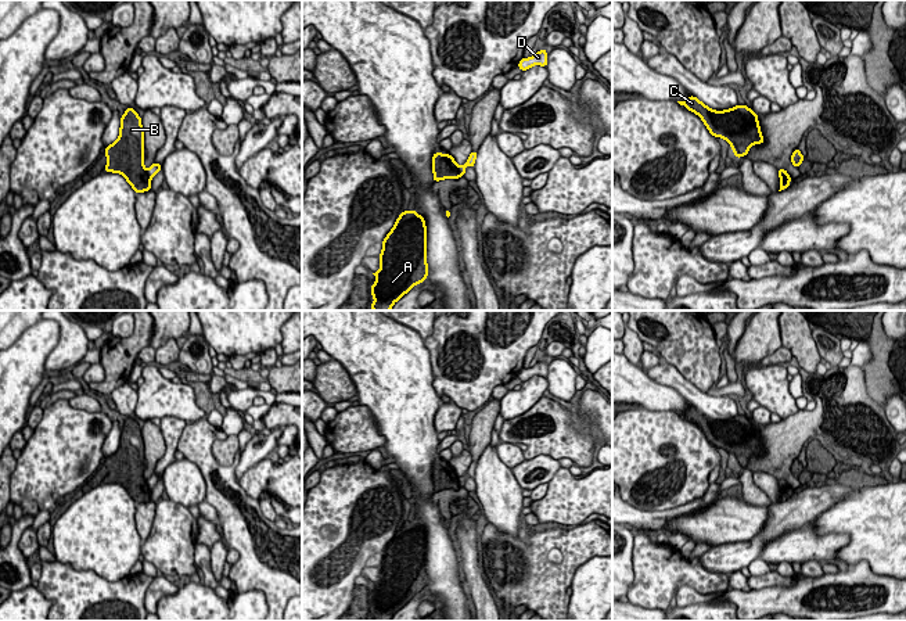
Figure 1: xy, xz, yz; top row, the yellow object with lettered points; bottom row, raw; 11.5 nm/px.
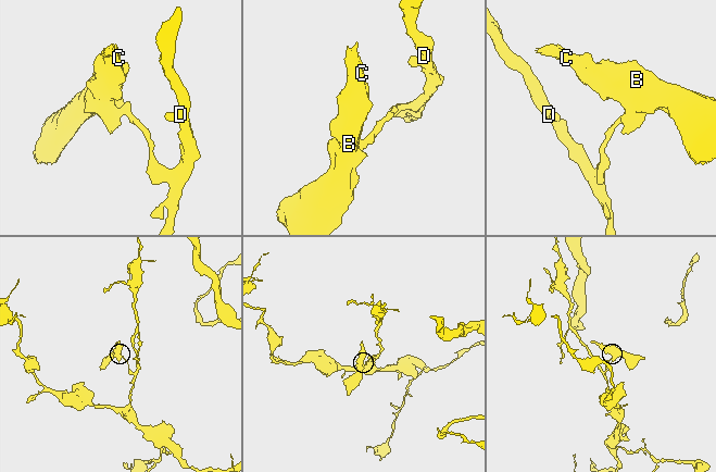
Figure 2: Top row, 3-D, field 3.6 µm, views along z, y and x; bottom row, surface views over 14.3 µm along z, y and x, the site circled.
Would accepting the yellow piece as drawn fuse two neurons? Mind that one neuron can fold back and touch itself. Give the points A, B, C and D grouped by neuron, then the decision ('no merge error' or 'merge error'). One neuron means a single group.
groups A B C / D; merge error

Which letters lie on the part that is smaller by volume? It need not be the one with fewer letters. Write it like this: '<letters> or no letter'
A, B, C

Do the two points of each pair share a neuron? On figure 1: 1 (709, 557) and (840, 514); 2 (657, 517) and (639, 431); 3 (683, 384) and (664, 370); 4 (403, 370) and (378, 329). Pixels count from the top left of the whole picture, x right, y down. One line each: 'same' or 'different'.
1: different
2: different
3: same
4: same

